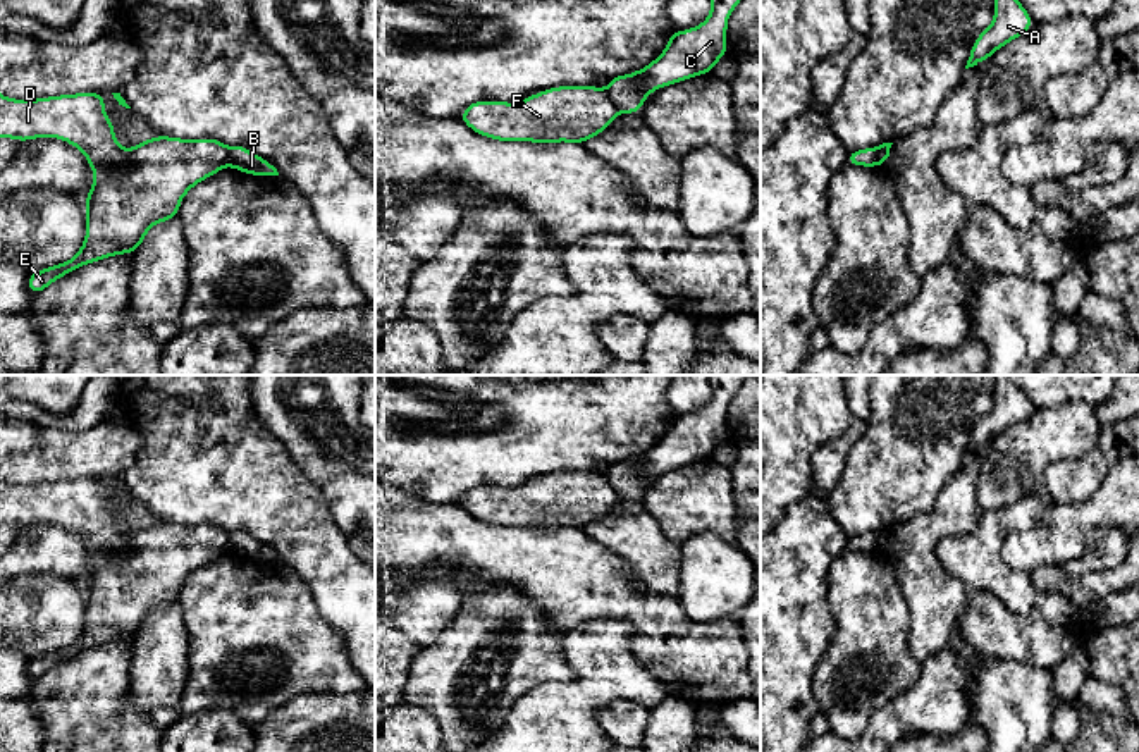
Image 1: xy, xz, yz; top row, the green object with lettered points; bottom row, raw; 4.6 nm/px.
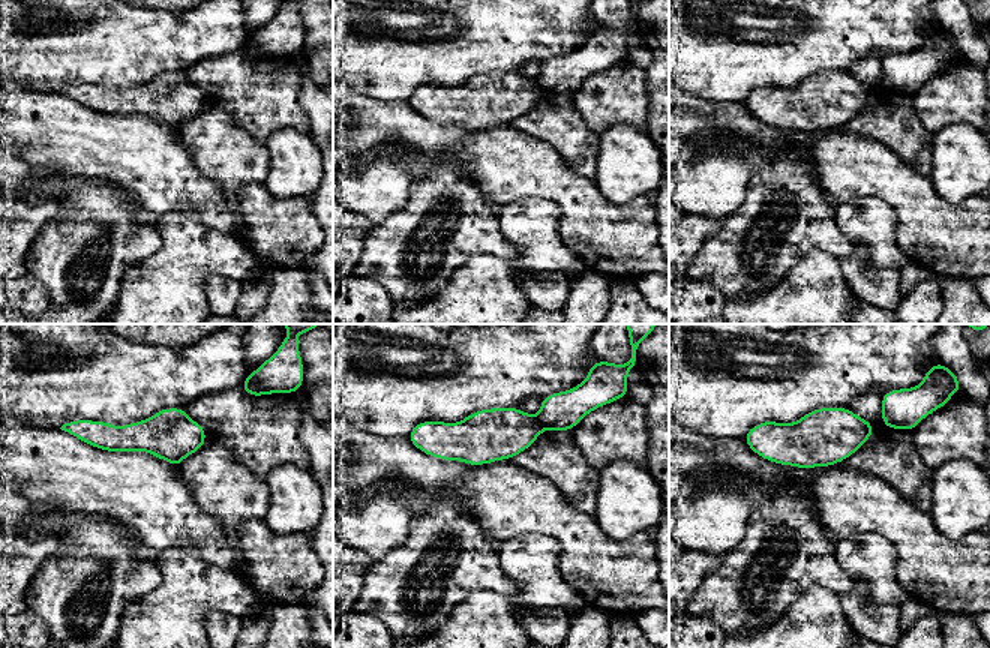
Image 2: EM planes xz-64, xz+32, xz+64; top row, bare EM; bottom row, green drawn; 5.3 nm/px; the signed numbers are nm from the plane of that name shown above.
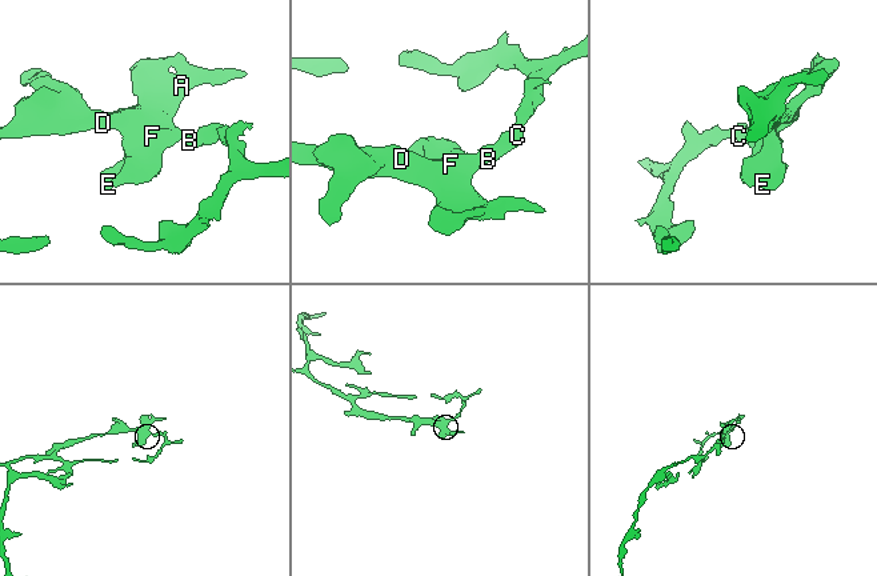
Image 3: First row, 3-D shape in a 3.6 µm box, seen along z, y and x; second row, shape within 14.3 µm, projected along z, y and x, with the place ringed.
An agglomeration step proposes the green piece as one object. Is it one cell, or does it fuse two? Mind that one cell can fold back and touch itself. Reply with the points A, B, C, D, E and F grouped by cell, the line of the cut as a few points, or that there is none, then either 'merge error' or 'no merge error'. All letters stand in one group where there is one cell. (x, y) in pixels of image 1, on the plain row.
groups A D E F / B C; cut xz (606, 475), (620, 496); merge error

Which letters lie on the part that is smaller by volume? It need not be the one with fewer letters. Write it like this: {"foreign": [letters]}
{"foreign": ["B", "C"]}

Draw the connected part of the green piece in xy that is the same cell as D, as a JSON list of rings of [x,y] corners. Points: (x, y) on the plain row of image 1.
[[[93,477],[36,485],[15,485],[0,480],[0,523],[17,527],[64,525],[79,533],[95,556],[93,571],[84,585],[84,628],[71,645],[28,661],[28,673],[34,681],[86,649],[120,638],[136,638],[155,609],[167,607],[179,599],[179,590],[191,573],[229,551],[229,533],[212,523],[181,525],[158,520],[124,535],[114,520],[114,508],[105,501],[103,478]]]

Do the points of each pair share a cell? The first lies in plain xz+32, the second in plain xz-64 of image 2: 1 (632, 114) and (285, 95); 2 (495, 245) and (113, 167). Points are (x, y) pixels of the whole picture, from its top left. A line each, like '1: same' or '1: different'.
1: same
2: different

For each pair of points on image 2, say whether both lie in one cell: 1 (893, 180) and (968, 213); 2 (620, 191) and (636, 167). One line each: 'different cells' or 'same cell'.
1: same cell
2: same cell

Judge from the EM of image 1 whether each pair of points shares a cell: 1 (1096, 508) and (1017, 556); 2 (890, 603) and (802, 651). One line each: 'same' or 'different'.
1: same
2: different

